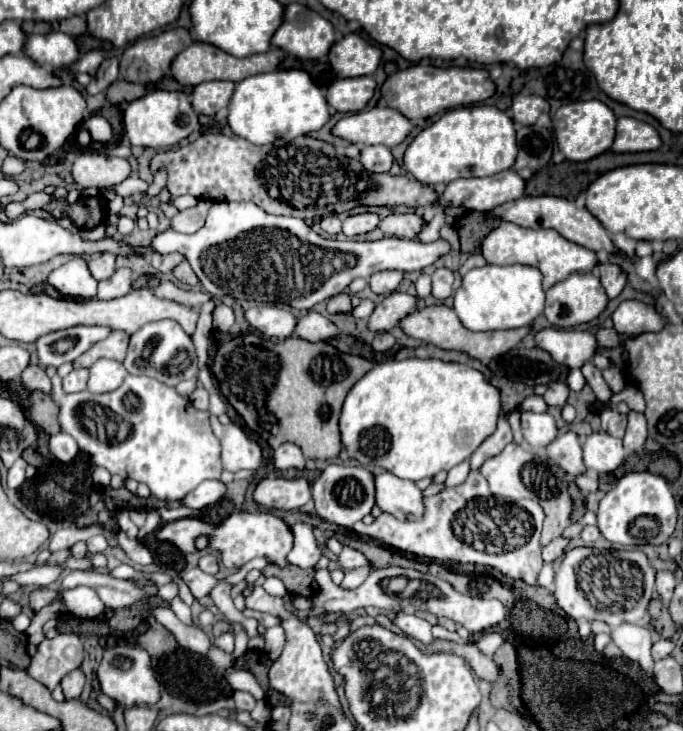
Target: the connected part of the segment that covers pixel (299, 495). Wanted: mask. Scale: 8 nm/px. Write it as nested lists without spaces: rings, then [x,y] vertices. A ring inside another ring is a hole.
[[[266,476],[258,482],[254,490],[254,500],[260,506],[276,508],[276,510],[298,510],[312,498],[310,484],[306,478],[276,478]]]

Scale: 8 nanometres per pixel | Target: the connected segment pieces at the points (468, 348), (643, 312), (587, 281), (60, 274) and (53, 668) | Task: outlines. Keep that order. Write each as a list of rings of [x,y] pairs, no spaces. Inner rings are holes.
[[[426,306],[426,308],[418,308],[414,312],[410,312],[408,316],[404,316],[400,320],[400,328],[404,330],[404,334],[416,338],[416,340],[422,340],[426,344],[432,344],[432,346],[438,346],[442,350],[458,350],[458,352],[464,352],[468,354],[470,358],[476,358],[476,360],[492,360],[504,352],[508,352],[510,348],[514,348],[526,334],[528,334],[528,328],[514,328],[514,330],[494,330],[494,332],[470,332],[466,330],[456,312],[452,308],[446,308],[446,306]]]
[[[636,300],[622,302],[611,319],[613,327],[620,334],[637,335],[642,332],[656,332],[664,326],[662,316],[656,314],[652,306],[646,306]]]
[[[586,272],[586,274],[570,274],[566,280],[554,284],[548,292],[546,292],[546,318],[552,326],[556,328],[572,328],[584,322],[594,320],[608,304],[608,296],[596,276],[596,272]]]
[[[72,258],[64,266],[50,272],[48,284],[52,284],[60,294],[70,298],[84,298],[90,300],[96,296],[98,282],[88,272],[88,266],[82,258]]]
[[[58,634],[52,640],[44,640],[36,654],[30,660],[26,672],[44,684],[48,690],[54,690],[64,674],[76,670],[82,662],[84,646],[76,634]]]

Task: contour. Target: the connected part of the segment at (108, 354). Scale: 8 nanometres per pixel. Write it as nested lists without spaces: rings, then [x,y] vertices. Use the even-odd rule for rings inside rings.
[[[114,330],[106,340],[96,342],[88,352],[84,352],[80,358],[74,360],[74,368],[90,368],[98,358],[112,358],[122,362],[128,348],[128,334]]]

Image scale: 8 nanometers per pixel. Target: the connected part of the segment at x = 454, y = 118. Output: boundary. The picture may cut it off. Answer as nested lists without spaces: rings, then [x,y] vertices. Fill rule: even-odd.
[[[464,106],[444,112],[424,128],[404,152],[404,170],[418,182],[436,186],[456,178],[492,176],[512,168],[516,160],[516,132],[508,114],[494,106]]]

